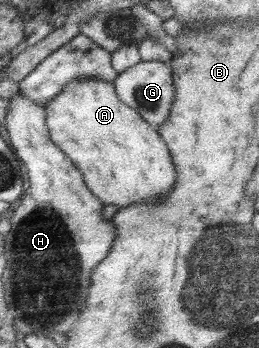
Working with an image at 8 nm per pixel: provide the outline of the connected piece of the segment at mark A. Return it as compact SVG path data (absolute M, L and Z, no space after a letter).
M80 79L63 88L45 110L52 141L74 162L83 173L88 188L107 204L124 208L148 199L165 199L174 184L172 154L158 128L150 125L130 105L126 105L115 89L115 83L102 79Z

